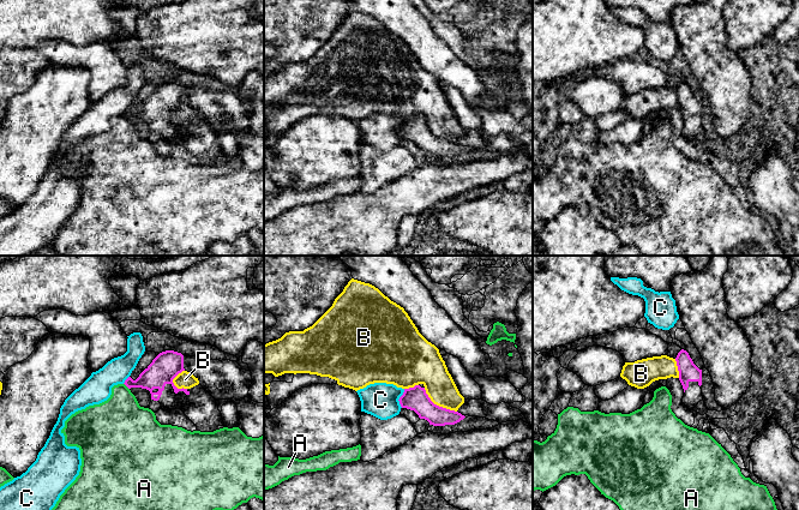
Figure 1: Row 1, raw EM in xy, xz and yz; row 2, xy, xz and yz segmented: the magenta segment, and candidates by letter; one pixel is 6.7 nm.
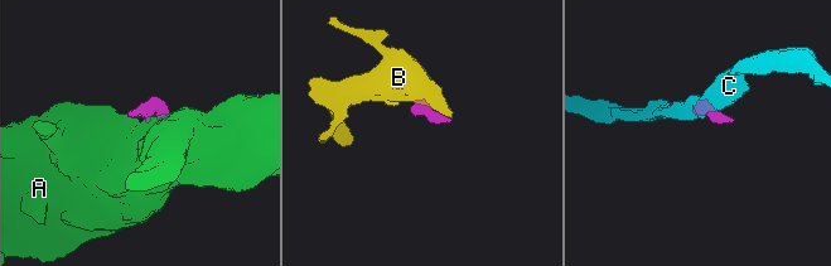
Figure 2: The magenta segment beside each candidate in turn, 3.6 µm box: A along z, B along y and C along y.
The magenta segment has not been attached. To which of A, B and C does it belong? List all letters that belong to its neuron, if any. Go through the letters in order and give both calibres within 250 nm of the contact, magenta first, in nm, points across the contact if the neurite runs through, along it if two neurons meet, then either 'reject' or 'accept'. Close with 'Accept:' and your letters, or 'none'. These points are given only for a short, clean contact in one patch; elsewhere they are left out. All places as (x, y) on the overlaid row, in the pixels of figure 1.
A: calibres 180 and 340 nm; border xy (124, 383), (128, 389); reject
B: calibres 160 and 220 nm; reject
C: calibres 160 and 240 nm; border xz (404, 389), (398, 400), (401, 407); reject
Accept: none

